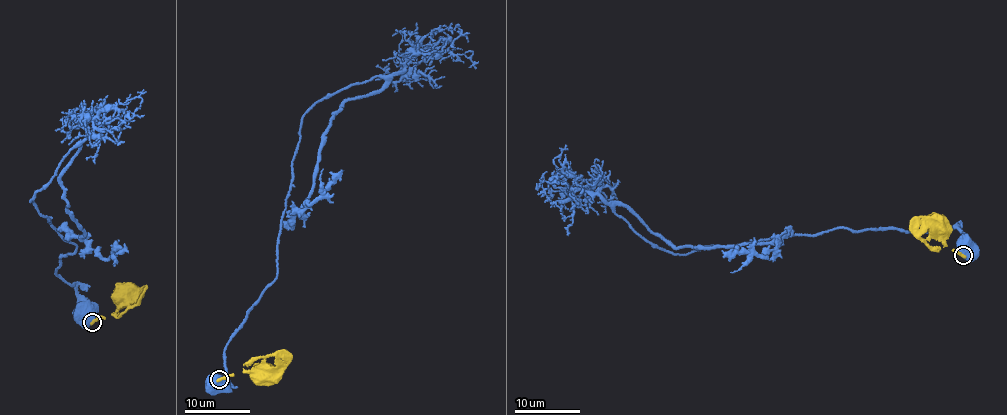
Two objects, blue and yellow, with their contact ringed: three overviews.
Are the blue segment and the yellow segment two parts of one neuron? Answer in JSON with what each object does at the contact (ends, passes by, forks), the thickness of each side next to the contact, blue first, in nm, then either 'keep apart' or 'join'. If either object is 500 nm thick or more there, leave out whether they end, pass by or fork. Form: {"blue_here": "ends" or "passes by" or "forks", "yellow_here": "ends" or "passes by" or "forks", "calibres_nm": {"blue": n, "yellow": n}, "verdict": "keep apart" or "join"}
{"calibres_nm": {"blue": 850, "yellow": 360}, "verdict": "keep apart"}

